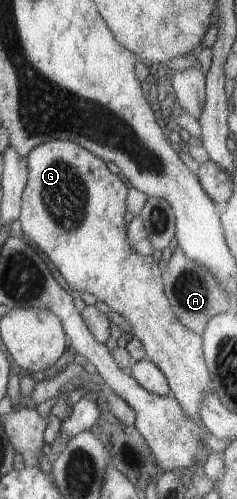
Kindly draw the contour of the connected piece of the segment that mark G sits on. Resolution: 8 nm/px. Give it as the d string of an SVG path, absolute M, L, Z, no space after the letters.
M51 140L28 151L27 181L21 194L19 221L21 229L54 264L66 284L76 292L86 292L101 300L109 310L117 312L128 324L131 333L142 343L145 357L153 362L166 377L170 396L181 406L183 413L200 425L199 404L202 397L212 391L211 378L202 352L202 337L188 330L175 315L163 291L161 270L151 255L140 255L128 245L124 223L124 182L112 174L106 162L72 141Z

